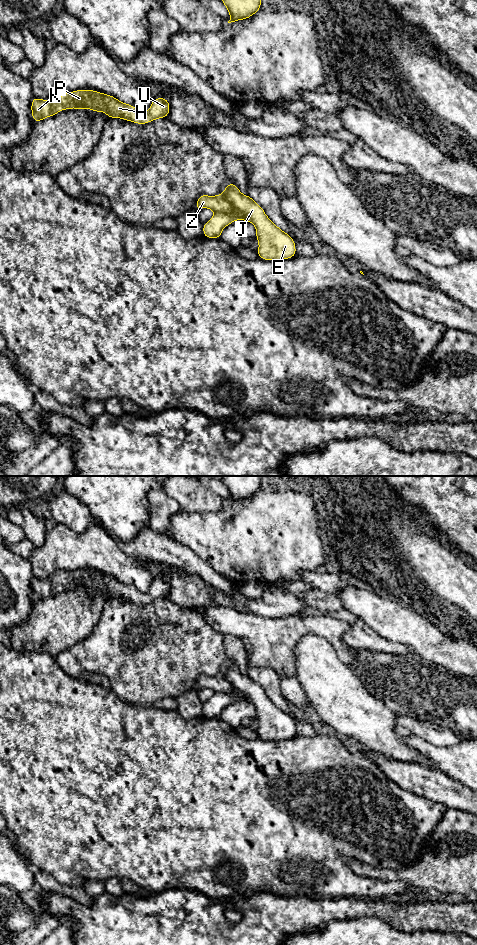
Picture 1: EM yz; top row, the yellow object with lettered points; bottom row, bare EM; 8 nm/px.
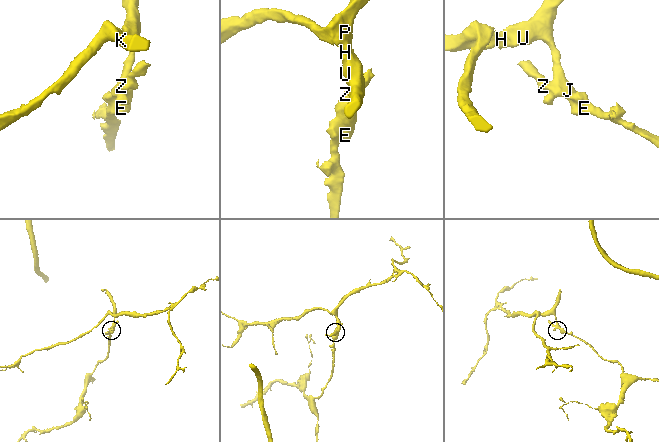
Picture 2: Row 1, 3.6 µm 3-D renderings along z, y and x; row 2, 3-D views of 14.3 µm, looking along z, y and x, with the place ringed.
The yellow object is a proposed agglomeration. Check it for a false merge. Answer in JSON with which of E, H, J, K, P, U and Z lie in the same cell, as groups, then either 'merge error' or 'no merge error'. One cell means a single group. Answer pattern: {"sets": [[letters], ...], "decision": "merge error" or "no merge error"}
{"sets": [["E", "H", "J", "K", "P", "U"], ["Z"]], "decision": "merge error"}

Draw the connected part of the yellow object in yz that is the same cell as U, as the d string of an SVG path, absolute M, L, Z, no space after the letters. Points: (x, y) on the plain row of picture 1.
M86 569L62 573L58 583L33 577L31 592L33 601L36 603L56 595L61 590L87 587L94 592L105 592L109 599L121 598L136 604L148 604L155 599L167 598L170 592L170 583L166 578L155 578L150 589L144 593L114 576Z

